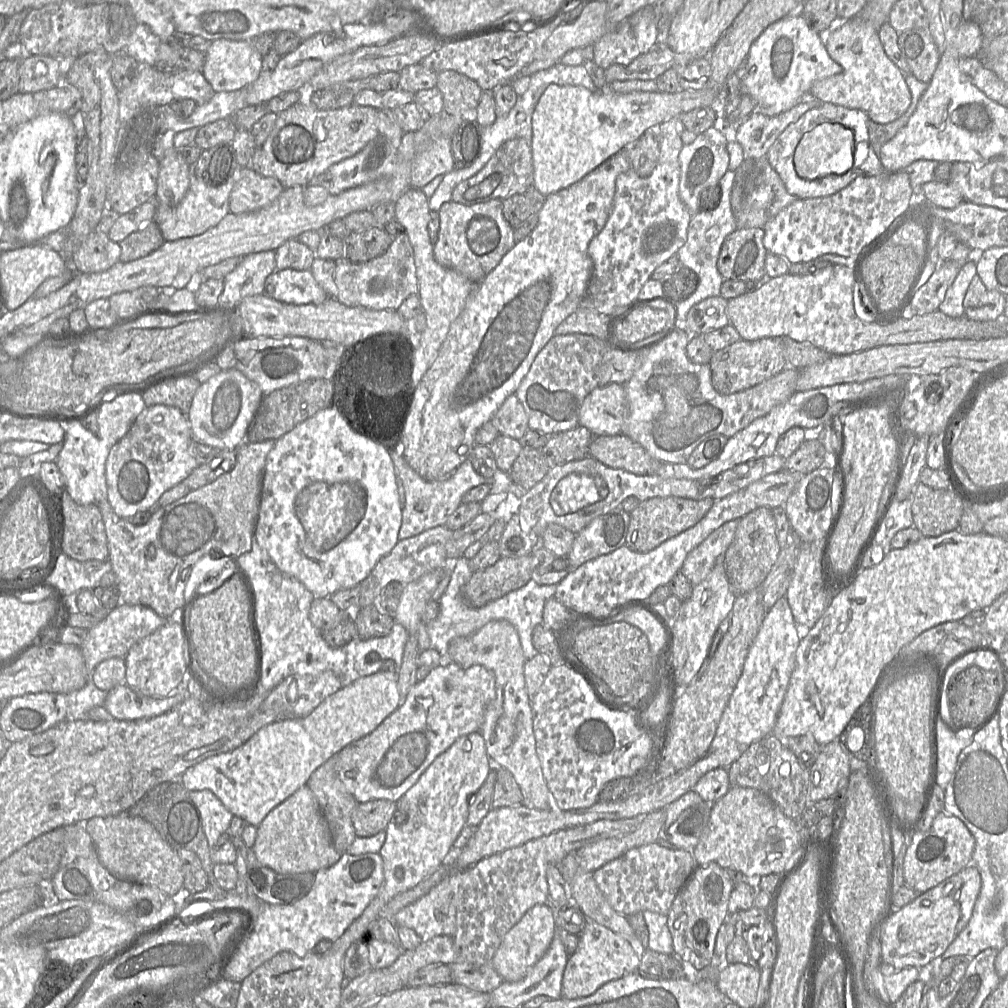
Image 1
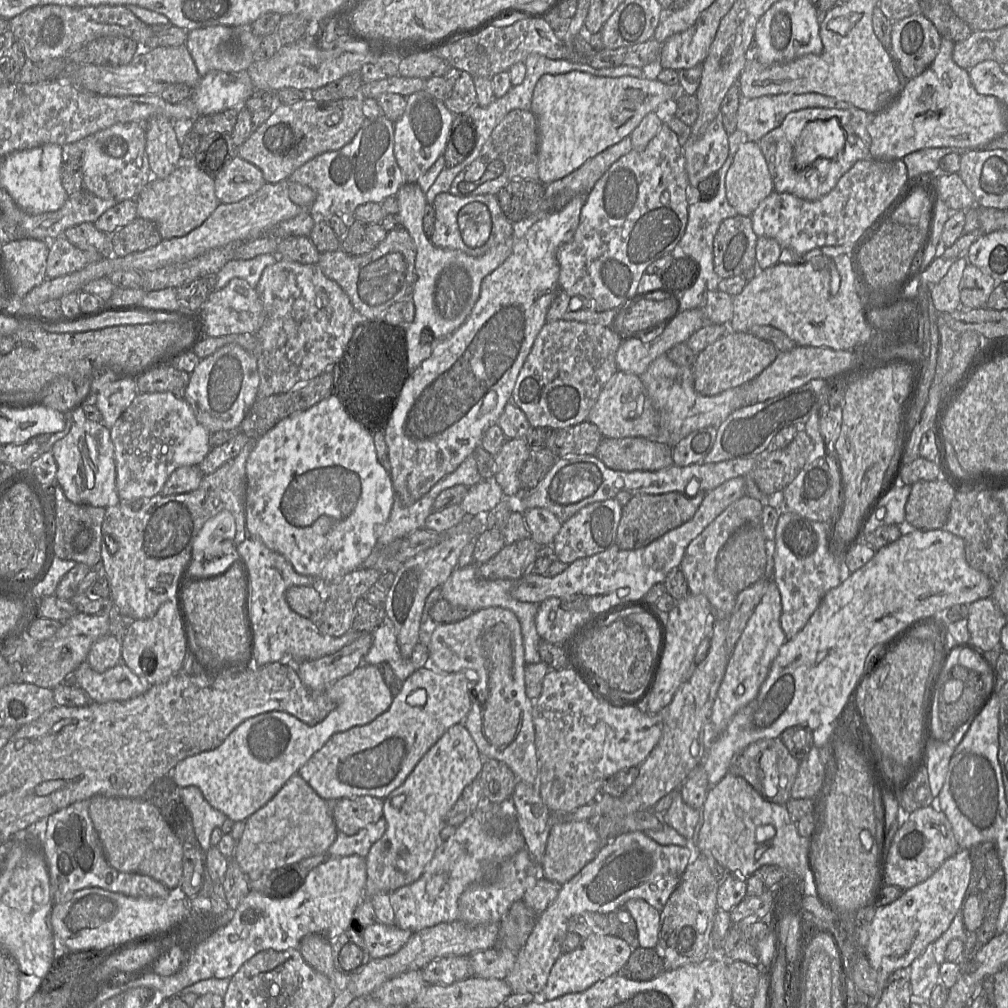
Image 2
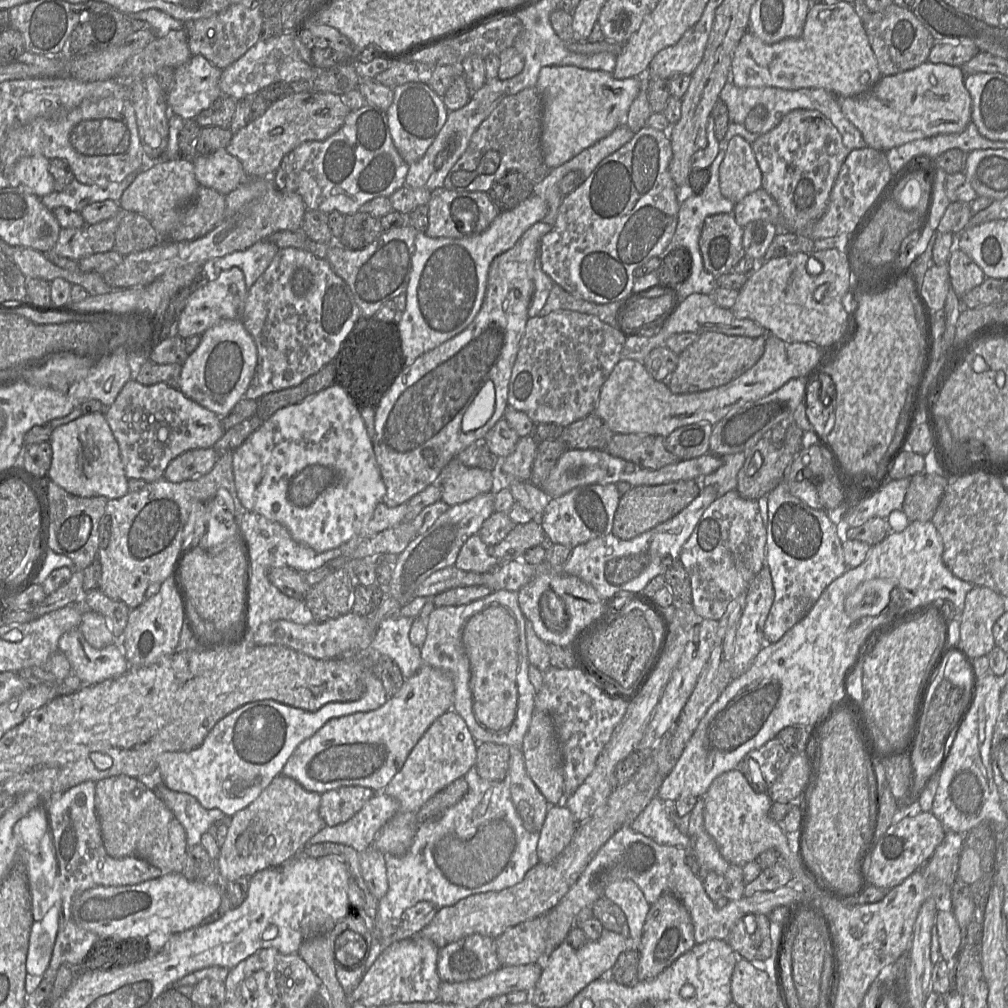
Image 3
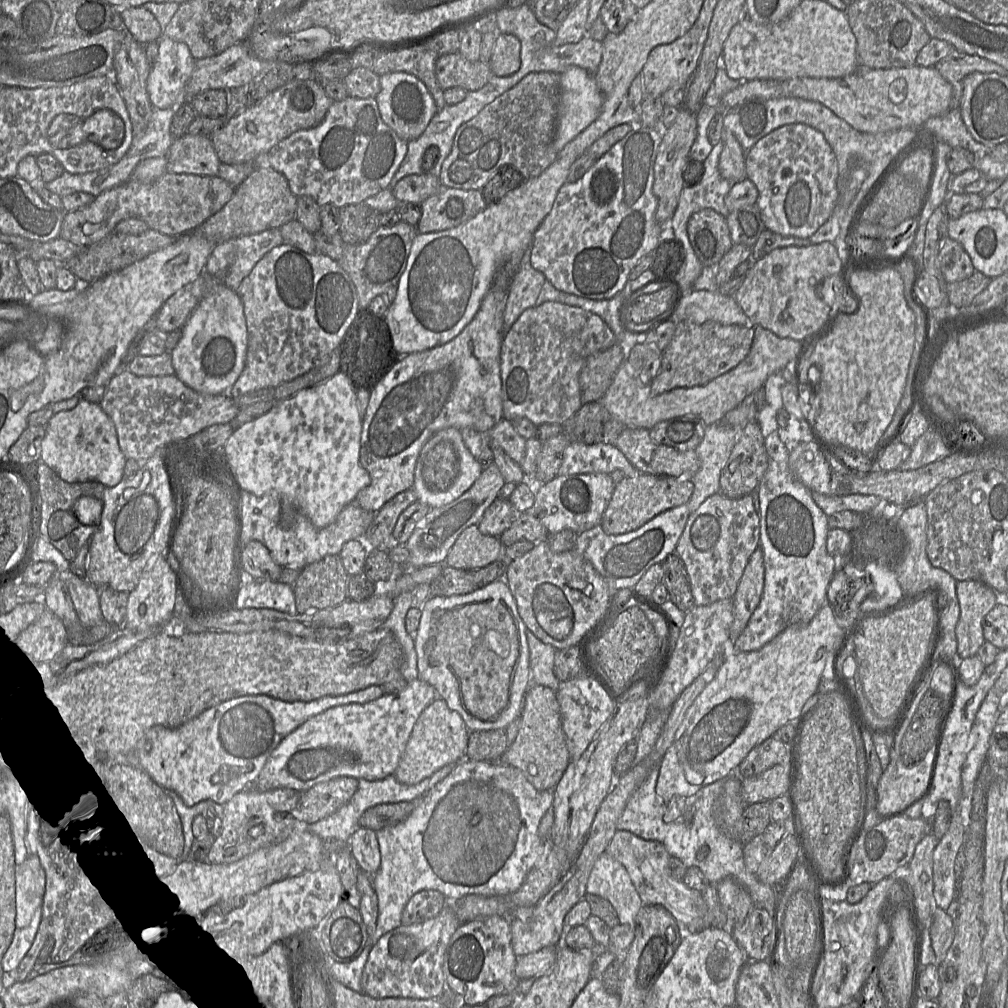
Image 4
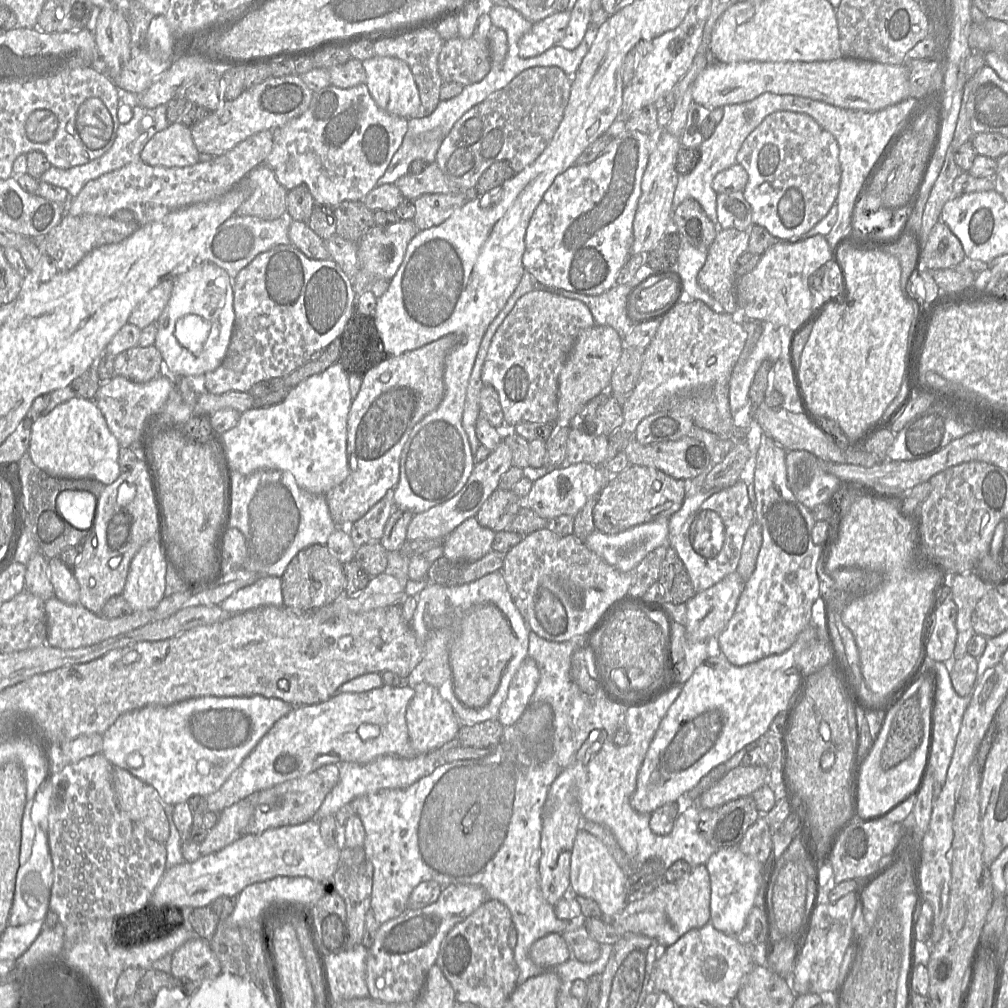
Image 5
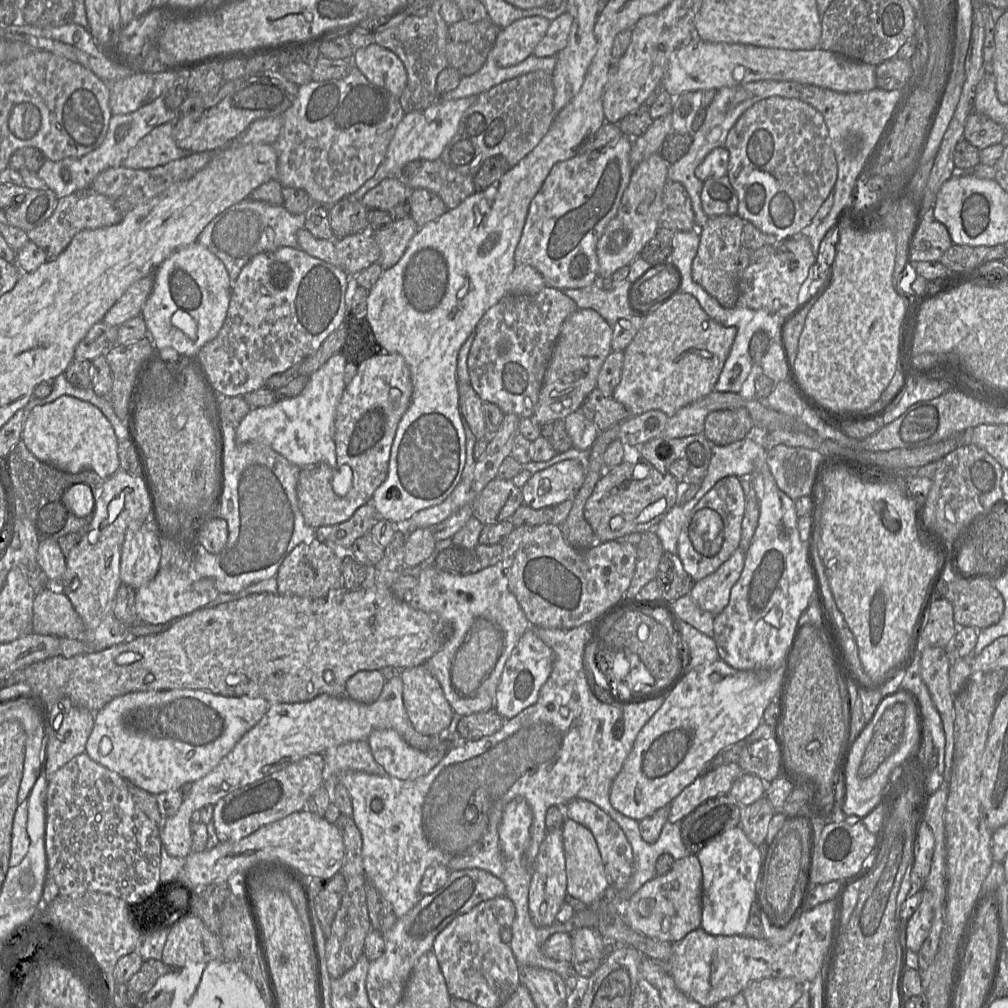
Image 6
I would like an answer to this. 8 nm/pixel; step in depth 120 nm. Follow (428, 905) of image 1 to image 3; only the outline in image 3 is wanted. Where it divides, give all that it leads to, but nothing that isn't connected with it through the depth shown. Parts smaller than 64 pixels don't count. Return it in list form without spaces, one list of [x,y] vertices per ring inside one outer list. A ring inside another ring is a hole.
[[[471,768],[463,778],[468,783],[467,793],[440,816],[420,823],[414,841],[404,855],[385,856],[388,890],[378,900],[377,920],[380,923],[398,918],[420,901],[429,901],[440,909],[473,894],[513,887],[540,862],[537,853],[540,833],[529,832],[523,826],[512,801],[509,773],[504,780],[495,782],[481,778],[476,769]]]

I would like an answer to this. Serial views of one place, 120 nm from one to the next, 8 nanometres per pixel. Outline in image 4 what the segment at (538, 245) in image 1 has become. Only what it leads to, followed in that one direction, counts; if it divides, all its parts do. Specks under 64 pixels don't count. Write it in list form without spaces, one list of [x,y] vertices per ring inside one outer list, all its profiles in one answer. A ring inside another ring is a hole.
[[[503,264],[476,315],[456,337],[445,344],[399,358],[395,366],[370,392],[369,403],[362,417],[359,461],[369,473],[371,482],[354,500],[361,508],[375,513],[397,494],[412,489],[421,449],[435,433],[446,428],[472,428],[481,434],[487,434],[504,418],[500,351],[505,333],[504,311],[514,276],[514,266]]]

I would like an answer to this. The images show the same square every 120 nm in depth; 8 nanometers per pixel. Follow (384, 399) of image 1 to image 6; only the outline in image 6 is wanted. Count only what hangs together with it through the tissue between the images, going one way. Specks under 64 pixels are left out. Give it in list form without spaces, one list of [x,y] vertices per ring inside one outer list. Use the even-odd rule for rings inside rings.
[[[346,308],[343,323],[346,333],[340,354],[347,363],[358,366],[382,352],[366,317],[357,317]]]

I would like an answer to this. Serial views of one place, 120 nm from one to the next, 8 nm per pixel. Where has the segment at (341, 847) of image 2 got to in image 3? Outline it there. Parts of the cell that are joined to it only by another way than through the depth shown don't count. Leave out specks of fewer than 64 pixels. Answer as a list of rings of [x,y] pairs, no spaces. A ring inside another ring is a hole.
[[[383,791],[375,792],[353,817],[335,826],[325,826],[308,840],[307,845],[341,843],[360,853],[372,846],[379,830],[398,808],[396,799]]]

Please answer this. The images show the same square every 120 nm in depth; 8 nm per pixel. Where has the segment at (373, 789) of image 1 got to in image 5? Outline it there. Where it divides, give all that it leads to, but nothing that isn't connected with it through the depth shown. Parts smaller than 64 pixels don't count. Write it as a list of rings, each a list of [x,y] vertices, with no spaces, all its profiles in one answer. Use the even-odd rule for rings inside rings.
[[[406,682],[398,687],[383,684],[367,692],[345,692],[333,695],[320,703],[294,706],[289,713],[275,722],[225,783],[216,792],[206,796],[209,810],[219,813],[261,790],[303,777],[327,764],[338,765],[341,762],[365,764],[384,755],[405,758],[419,756],[411,745],[406,722],[406,709],[414,693],[413,685],[408,685]]]

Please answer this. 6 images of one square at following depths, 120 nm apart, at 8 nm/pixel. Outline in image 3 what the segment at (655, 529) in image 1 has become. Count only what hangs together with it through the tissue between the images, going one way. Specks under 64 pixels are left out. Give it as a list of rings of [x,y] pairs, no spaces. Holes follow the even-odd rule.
[[[696,480],[632,486],[628,492],[620,496],[611,533],[621,540],[629,540],[654,528],[687,507],[698,496],[701,487],[701,483]]]

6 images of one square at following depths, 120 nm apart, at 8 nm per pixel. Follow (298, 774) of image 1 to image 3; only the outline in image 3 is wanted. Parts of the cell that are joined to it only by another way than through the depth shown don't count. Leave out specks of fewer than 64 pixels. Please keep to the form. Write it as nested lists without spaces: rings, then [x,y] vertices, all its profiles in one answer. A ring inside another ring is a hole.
[[[371,670],[365,672],[365,692],[359,699],[329,702],[317,711],[305,711],[270,699],[247,703],[219,720],[198,748],[162,753],[157,759],[160,781],[171,790],[195,797],[205,808],[217,808],[232,817],[282,773],[296,748],[327,721],[375,710],[388,698],[378,674]]]

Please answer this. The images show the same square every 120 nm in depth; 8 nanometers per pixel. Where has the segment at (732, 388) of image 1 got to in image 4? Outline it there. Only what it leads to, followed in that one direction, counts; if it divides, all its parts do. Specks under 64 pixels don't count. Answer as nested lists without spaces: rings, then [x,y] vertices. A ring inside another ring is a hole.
[[[714,321],[676,323],[674,337],[662,351],[660,370],[650,381],[652,393],[662,394],[674,388],[708,383],[742,362],[750,351],[753,338],[754,326],[724,325]]]

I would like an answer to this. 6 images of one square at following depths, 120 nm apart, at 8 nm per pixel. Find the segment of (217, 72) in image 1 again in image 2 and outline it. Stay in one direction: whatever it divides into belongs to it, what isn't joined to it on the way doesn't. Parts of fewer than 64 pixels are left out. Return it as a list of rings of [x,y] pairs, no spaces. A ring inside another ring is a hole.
[[[213,26],[187,32],[185,46],[201,77],[213,71],[246,71],[253,63],[253,52],[244,47],[233,27]]]

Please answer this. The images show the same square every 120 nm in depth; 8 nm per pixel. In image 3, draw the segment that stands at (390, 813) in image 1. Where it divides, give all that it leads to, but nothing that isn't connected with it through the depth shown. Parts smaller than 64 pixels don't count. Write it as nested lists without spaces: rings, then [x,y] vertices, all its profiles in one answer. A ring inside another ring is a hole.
[[[344,786],[326,791],[321,794],[320,816],[326,826],[341,824],[353,817],[374,793],[363,786]]]

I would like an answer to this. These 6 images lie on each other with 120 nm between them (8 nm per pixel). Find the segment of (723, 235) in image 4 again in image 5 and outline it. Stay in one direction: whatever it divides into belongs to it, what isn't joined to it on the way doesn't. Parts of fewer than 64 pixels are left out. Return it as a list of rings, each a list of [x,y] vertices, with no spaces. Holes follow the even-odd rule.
[[[692,198],[685,199],[674,210],[671,222],[676,226],[682,240],[703,252],[707,252],[719,229],[702,206]]]

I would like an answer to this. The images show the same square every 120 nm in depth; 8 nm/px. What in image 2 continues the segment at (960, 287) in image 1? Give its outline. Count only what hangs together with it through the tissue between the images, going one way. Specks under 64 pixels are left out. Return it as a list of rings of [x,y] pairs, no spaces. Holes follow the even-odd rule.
[[[967,258],[957,260],[941,281],[932,287],[931,297],[939,312],[954,312],[962,307],[959,285],[968,263]]]

